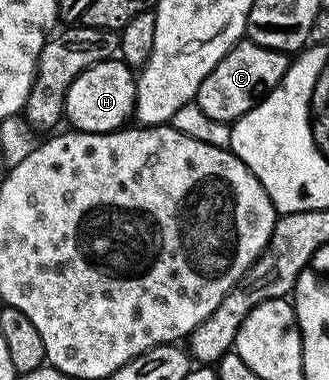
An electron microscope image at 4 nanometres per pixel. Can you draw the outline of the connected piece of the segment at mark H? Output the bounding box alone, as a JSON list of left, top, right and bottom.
[64,57,137,134]

